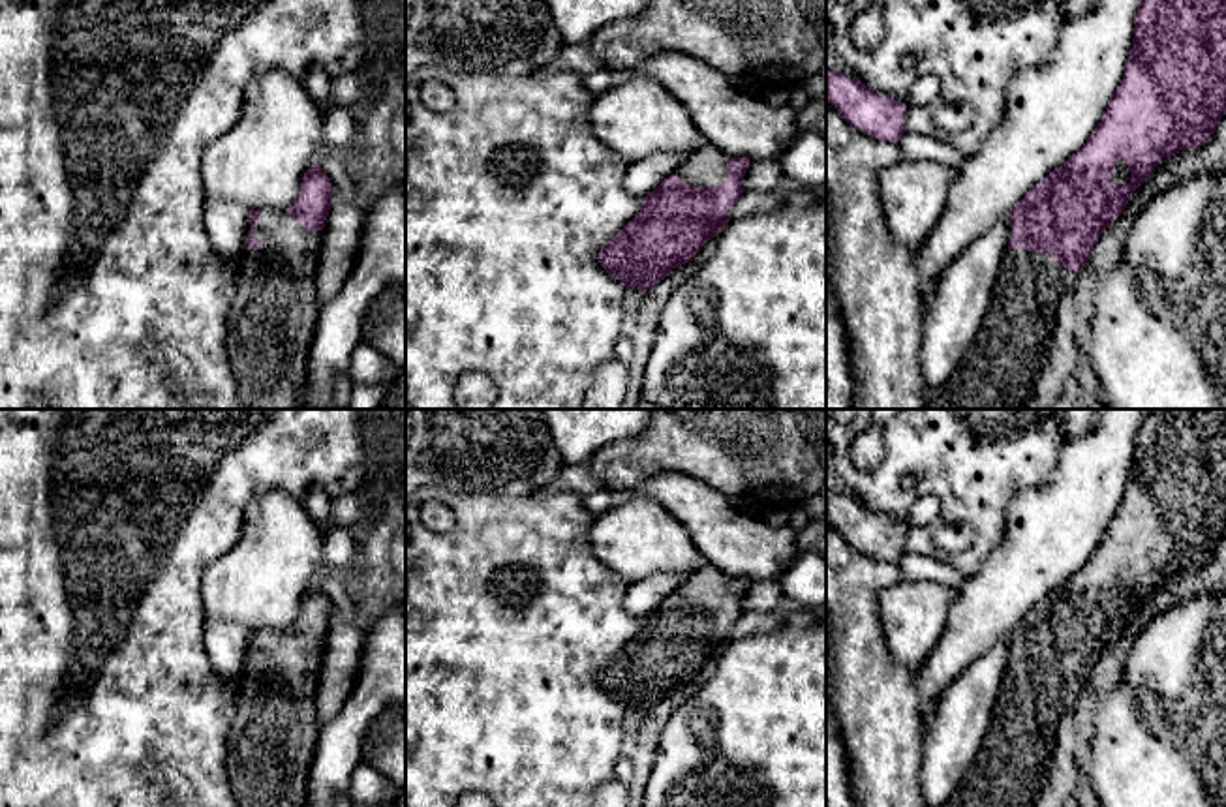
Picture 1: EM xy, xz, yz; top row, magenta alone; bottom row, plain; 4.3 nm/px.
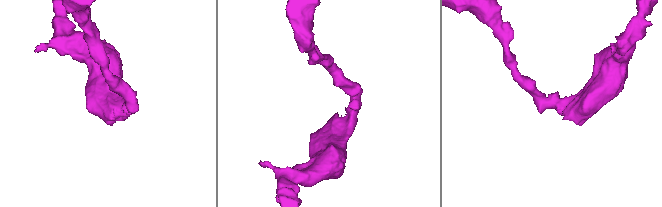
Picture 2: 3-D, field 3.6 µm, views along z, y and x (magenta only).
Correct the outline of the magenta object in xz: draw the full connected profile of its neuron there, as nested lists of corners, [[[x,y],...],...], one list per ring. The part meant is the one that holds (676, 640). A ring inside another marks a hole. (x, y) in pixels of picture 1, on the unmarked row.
[[[704,565],[665,599],[642,621],[640,632],[599,674],[601,687],[621,706],[648,711],[668,693],[682,687],[702,670],[730,640],[730,629],[743,614],[742,601],[749,589],[747,578],[730,578]]]

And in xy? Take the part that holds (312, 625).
[[[312,586],[287,631],[250,631],[227,769],[237,807],[306,807],[319,723],[315,693],[330,599]]]

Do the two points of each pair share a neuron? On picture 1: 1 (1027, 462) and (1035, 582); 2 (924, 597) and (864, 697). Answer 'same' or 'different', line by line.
1: different
2: different

